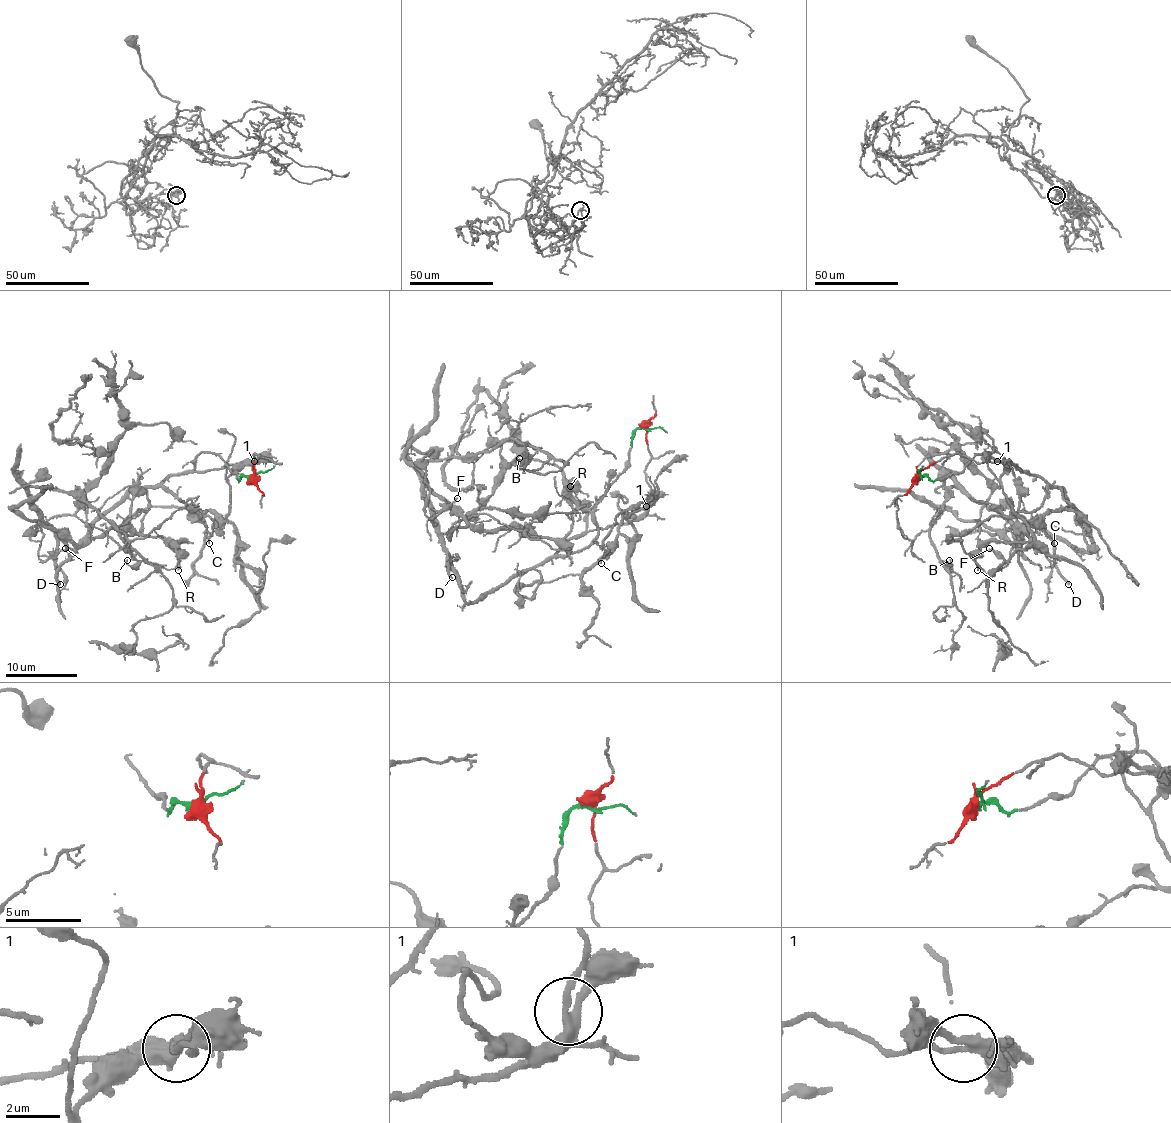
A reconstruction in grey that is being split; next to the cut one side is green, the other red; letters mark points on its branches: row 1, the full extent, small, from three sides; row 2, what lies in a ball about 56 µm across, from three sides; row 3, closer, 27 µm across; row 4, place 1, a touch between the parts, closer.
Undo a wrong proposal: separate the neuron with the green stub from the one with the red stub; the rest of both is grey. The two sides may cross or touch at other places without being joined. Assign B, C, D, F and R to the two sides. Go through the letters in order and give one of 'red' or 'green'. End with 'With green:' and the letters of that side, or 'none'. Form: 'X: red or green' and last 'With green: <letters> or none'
B: green
C: red
D: green
F: green
R: green
With green: B, D, F, R

